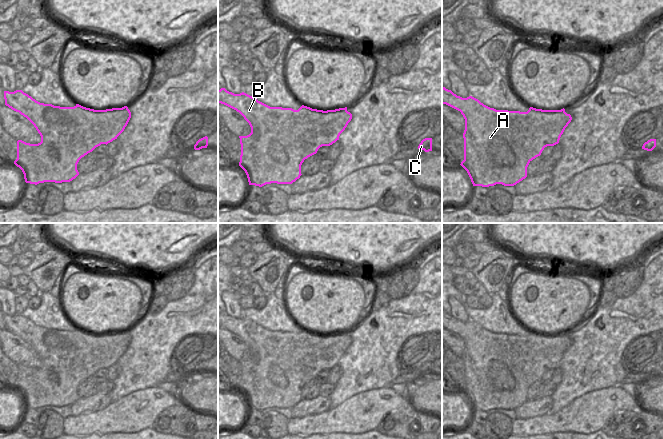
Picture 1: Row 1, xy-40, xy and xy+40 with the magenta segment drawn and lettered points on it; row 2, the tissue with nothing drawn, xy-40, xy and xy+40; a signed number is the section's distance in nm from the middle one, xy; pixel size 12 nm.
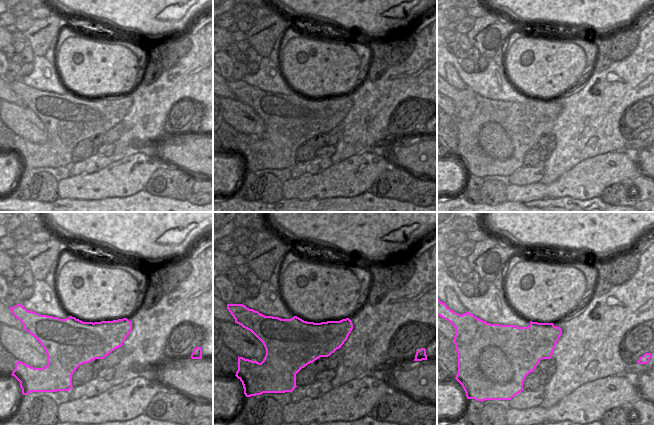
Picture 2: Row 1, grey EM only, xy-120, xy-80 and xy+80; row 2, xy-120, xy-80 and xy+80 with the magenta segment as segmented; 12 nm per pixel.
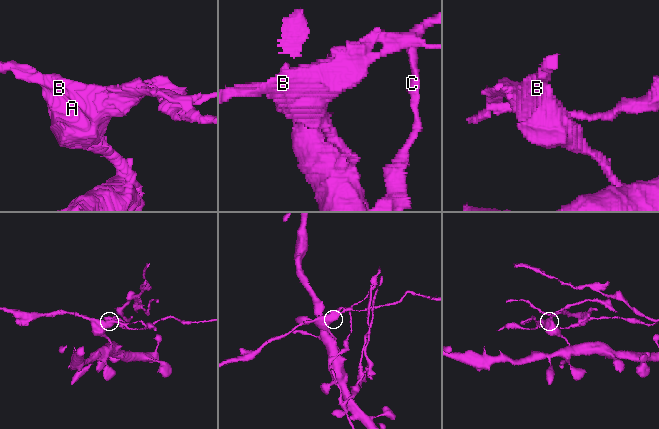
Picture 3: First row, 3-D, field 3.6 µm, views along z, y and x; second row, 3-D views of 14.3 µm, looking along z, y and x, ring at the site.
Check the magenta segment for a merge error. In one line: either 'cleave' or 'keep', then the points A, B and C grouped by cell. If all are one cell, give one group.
cleave | A / B C

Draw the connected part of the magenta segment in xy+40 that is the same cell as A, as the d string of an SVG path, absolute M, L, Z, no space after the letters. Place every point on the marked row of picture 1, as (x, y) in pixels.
M492 136L488 141L488 156L500 166L512 167L516 163L515 153L507 141L499 136Z

